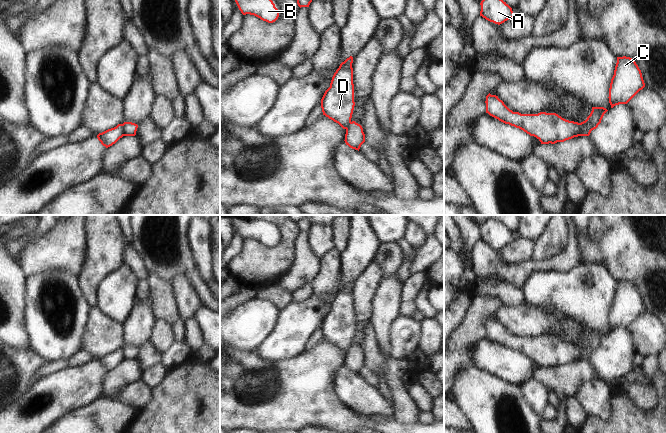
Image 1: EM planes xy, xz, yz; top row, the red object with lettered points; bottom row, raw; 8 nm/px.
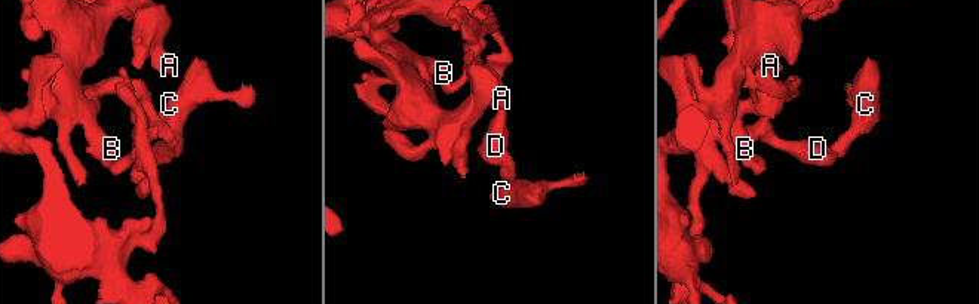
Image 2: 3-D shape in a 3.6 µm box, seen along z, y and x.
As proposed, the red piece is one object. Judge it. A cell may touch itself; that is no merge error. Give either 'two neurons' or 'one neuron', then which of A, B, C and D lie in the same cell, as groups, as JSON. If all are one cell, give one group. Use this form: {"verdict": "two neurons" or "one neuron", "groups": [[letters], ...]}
{"verdict": "two neurons", "groups": [["A", "B", "D"], ["C"]]}

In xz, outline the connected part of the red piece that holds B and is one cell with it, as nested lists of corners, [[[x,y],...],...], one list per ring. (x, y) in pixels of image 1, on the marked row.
[[[235,0],[243,15],[250,14],[268,23],[275,22],[279,11],[272,0]]]

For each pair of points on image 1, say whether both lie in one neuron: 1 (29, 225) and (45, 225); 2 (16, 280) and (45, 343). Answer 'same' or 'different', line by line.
1: different
2: different

